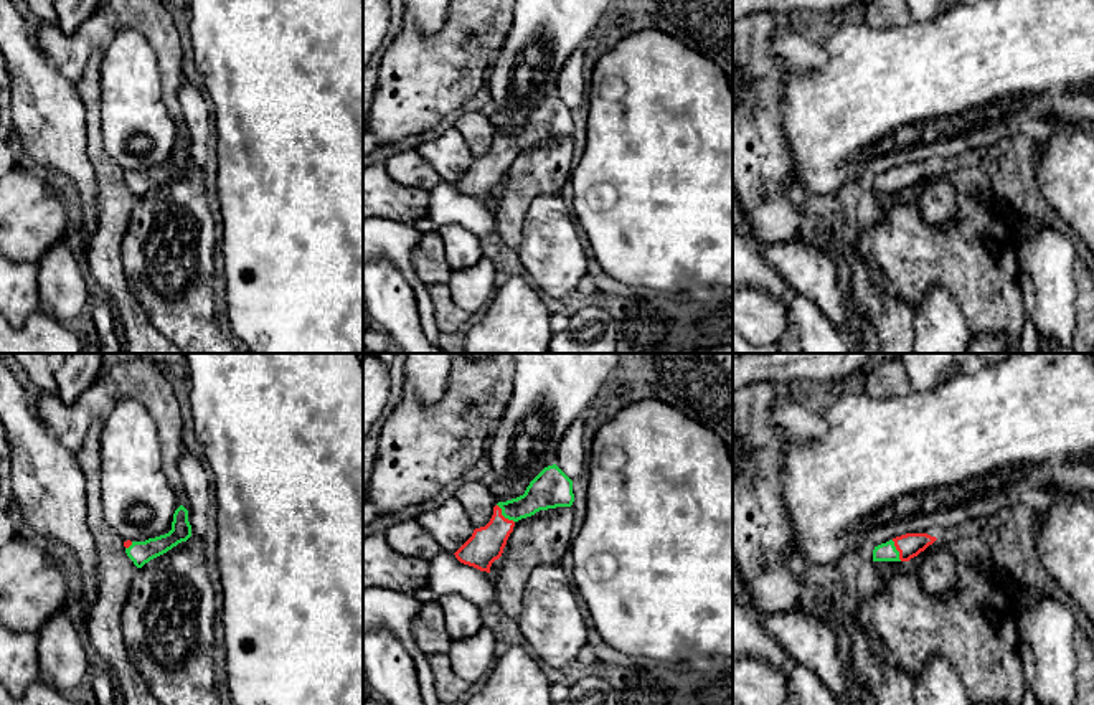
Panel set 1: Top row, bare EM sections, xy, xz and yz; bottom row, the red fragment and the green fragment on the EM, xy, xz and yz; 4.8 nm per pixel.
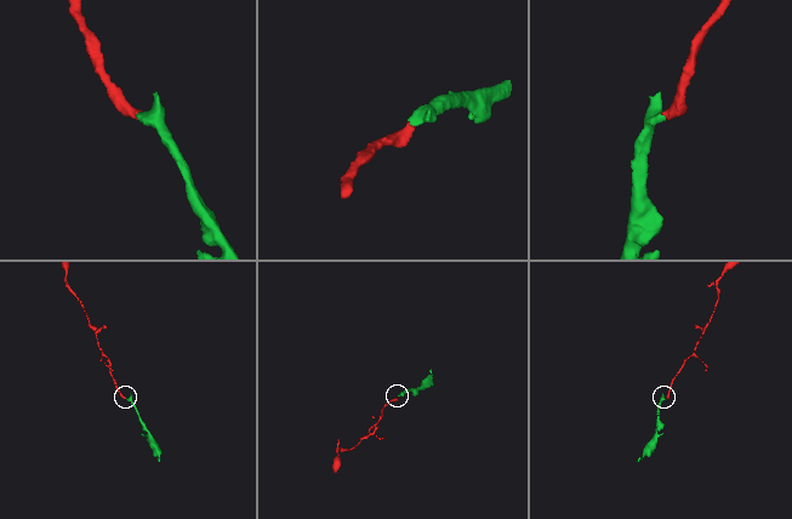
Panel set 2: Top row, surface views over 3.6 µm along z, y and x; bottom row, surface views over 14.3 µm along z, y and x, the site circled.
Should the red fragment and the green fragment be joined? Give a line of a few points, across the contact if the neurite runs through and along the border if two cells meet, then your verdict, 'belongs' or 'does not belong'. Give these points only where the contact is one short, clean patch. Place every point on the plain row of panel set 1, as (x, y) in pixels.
line xz (485, 175), (499, 159), (502, 146), (527, 136), (546, 121); belongs

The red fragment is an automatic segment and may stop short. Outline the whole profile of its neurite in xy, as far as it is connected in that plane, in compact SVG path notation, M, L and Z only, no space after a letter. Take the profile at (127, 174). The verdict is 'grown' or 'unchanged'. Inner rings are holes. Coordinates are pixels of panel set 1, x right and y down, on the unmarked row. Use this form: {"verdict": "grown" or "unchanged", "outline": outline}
{"verdict": "grown", "outline": "M180 135L173 144L172 160L165 165L149 168L145 172L124 172L127 187L137 198L142 198L150 190L167 183L182 172L191 167L191 155L188 152L188 140Z"}

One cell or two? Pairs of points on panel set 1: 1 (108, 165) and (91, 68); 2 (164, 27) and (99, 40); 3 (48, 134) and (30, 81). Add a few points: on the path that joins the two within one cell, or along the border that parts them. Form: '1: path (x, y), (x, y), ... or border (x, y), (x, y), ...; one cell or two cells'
1: path (94, 141), (91, 93); one cell
2: path (147, 20), (119, 20), (116, 23); one cell
3: path (48, 121), (40, 94); one cell

